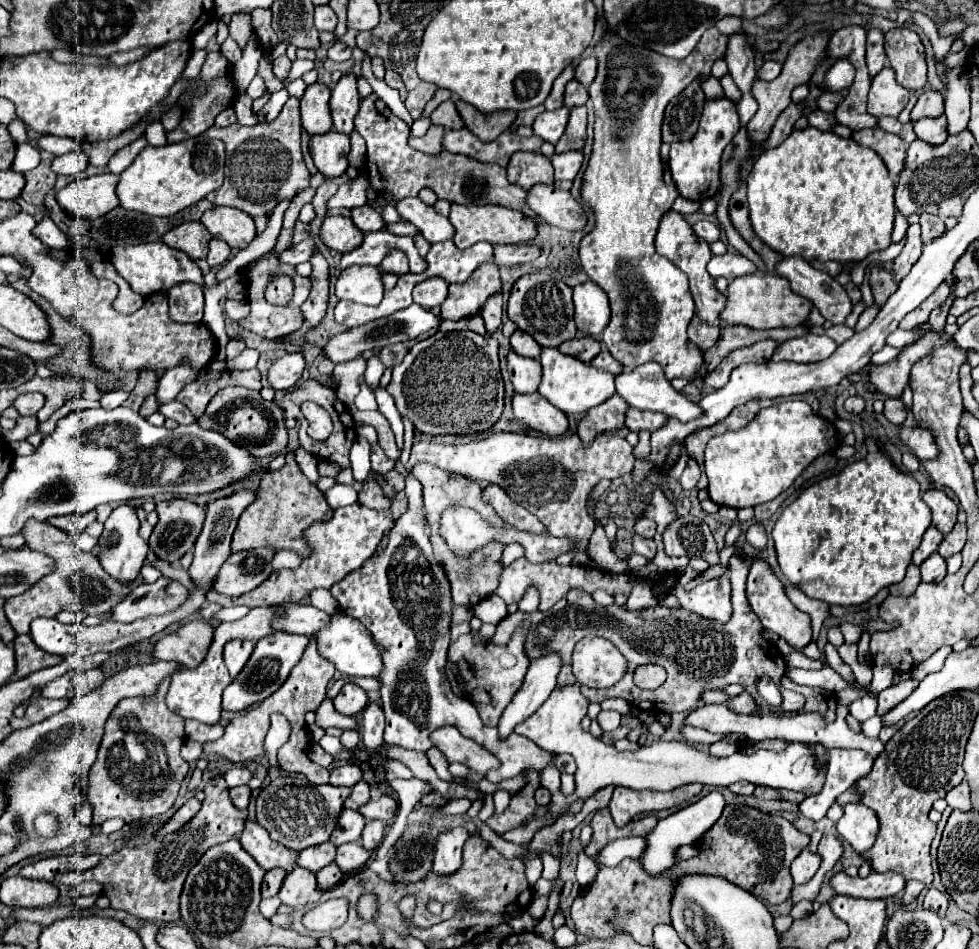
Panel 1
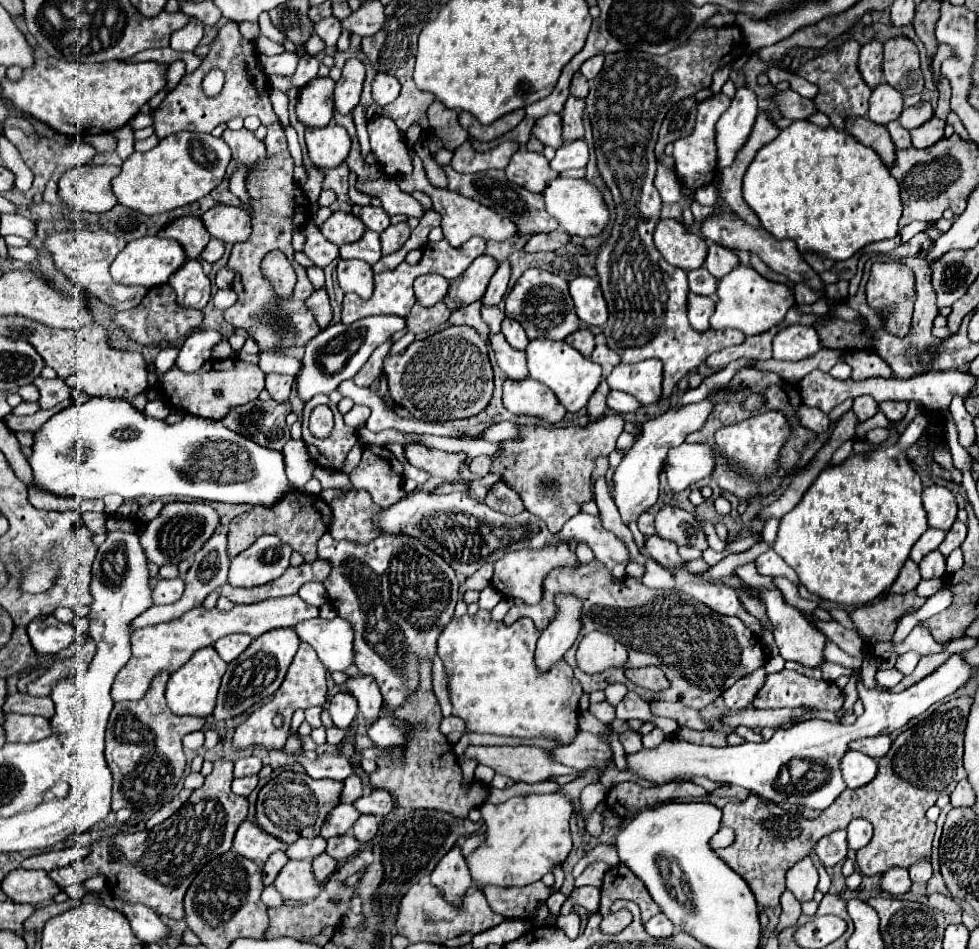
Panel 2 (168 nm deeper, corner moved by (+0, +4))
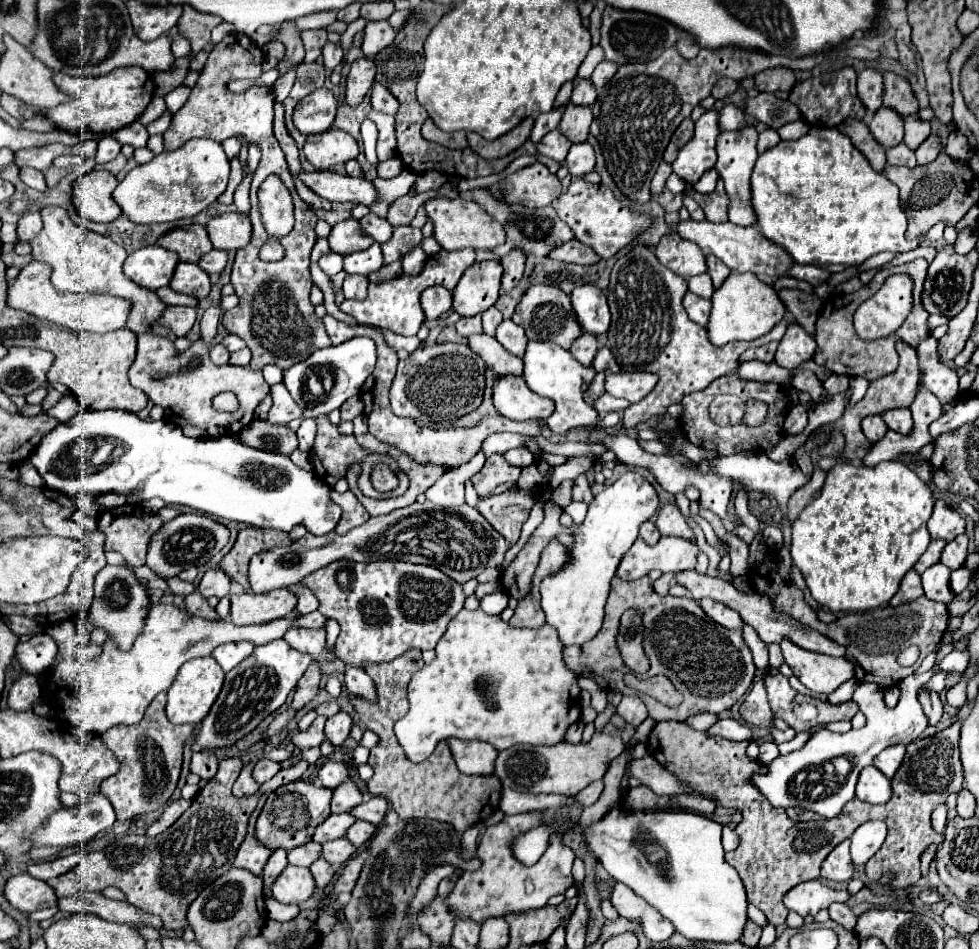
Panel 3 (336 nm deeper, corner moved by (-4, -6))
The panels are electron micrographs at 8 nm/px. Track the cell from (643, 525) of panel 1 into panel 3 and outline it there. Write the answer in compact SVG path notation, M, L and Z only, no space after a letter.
M647 520L643 526L641 526L641 530L639 530L639 536L649 544L649 546L655 546L657 542L659 542L659 538L661 538L661 534L659 534L659 530L657 530L657 526L651 522L651 520Z

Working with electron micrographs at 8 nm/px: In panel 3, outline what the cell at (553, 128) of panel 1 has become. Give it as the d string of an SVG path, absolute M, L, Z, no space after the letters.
M551 130L537 144L537 152L539 154L549 156L549 158L553 158L557 162L565 162L565 156L567 156L569 148L571 148L571 142L559 130Z

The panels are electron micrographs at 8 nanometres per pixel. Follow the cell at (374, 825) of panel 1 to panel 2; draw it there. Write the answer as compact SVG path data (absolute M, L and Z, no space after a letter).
M359 816L357 824L353 826L353 836L359 842L369 842L377 834L377 828L379 828L379 822L375 816Z

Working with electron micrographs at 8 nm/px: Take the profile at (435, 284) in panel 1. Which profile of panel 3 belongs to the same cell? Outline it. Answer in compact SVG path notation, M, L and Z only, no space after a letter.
M431 286L421 294L421 308L427 320L441 318L451 308L451 292L443 286Z

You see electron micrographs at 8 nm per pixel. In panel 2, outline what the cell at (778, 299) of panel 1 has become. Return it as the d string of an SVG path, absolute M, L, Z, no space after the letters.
M735 266L727 276L723 276L717 284L717 304L715 312L711 316L711 328L737 328L745 336L767 332L769 328L777 326L787 310L795 304L793 292L785 284L775 284L763 278L759 272L755 272L751 266Z

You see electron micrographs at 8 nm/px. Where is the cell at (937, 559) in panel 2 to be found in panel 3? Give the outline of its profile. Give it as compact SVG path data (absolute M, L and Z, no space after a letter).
M941 562L929 566L921 578L923 578L923 590L925 596L931 600L939 600L939 602L951 602L953 600L953 590L949 586L949 574L951 570L947 566L943 566Z

